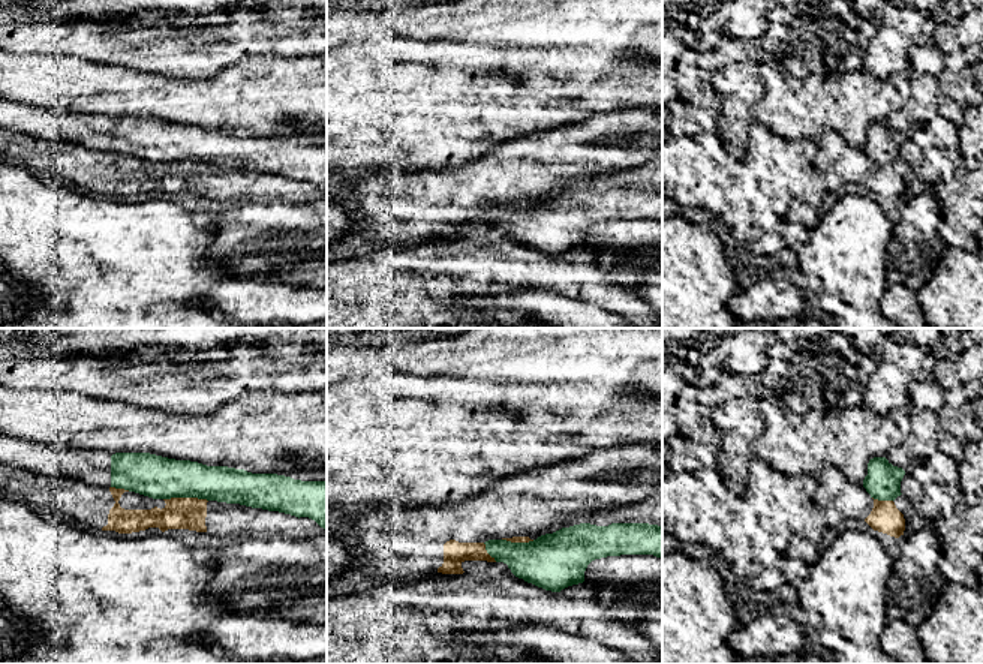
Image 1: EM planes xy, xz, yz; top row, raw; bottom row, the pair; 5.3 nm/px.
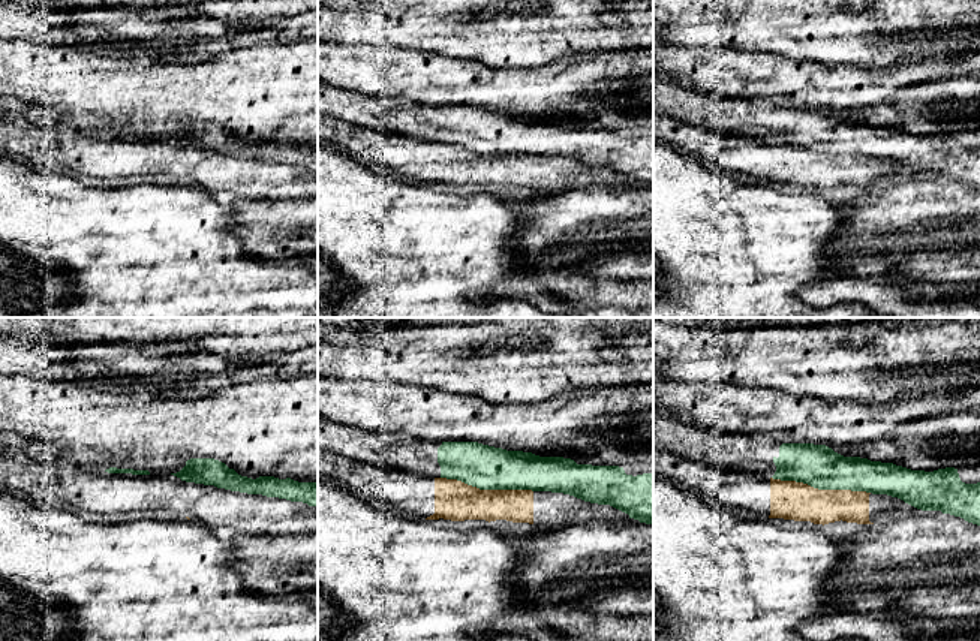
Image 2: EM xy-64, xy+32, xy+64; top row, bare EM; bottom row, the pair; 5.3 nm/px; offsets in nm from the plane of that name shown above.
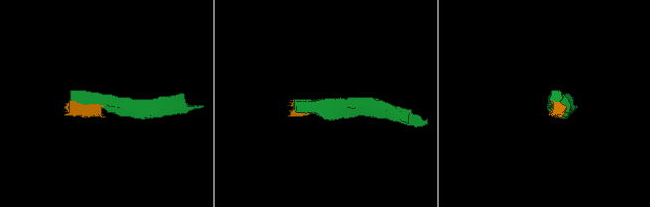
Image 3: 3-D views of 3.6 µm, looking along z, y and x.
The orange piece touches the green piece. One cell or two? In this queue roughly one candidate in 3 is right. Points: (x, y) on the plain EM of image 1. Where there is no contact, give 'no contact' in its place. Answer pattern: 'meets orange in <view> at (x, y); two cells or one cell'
meets orange in xy at (186, 162); two cells

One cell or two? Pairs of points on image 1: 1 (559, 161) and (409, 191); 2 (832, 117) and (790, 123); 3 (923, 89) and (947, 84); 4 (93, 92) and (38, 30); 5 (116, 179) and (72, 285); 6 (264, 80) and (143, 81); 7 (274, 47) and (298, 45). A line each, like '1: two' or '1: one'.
1: one
2: one
3: two
4: two
5: two
6: one
7: one

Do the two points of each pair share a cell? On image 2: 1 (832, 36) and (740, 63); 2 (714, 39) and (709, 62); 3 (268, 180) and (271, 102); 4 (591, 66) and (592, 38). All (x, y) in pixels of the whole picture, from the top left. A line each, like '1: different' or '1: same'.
1: different
2: different
3: different
4: different

